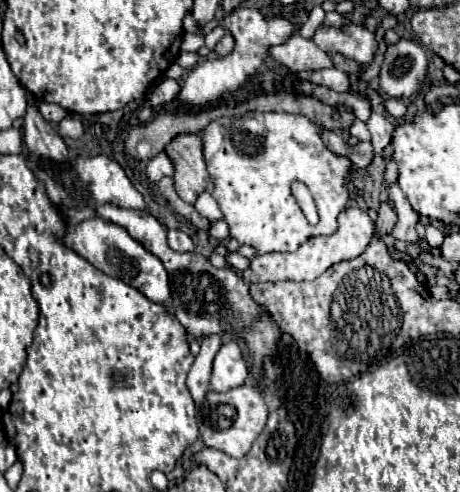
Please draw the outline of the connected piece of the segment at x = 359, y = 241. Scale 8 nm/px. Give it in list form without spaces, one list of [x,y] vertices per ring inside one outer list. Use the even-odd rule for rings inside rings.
[[[346,208],[338,216],[338,230],[332,236],[316,236],[308,238],[296,252],[270,252],[264,256],[256,256],[242,278],[248,282],[268,282],[268,280],[314,280],[322,272],[326,272],[332,264],[352,260],[360,256],[374,236],[374,220],[360,208]]]

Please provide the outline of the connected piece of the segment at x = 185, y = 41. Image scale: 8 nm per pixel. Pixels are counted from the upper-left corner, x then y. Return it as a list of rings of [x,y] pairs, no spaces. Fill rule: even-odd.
[[[185,33],[182,39],[180,50],[184,52],[198,51],[201,47],[203,47],[205,43],[204,41],[204,35]]]

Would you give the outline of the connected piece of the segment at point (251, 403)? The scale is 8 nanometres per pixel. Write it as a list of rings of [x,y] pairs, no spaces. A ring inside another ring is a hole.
[[[242,384],[224,394],[208,392],[204,402],[198,406],[196,418],[198,418],[200,436],[206,446],[222,450],[232,458],[242,458],[244,454],[248,454],[254,440],[260,436],[262,428],[266,426],[268,406],[258,388],[254,388],[252,384]]]

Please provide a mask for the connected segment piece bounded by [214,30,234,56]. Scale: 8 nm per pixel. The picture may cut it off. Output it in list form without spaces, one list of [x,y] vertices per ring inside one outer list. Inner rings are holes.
[[[226,30],[226,34],[222,36],[222,40],[216,44],[216,48],[214,48],[214,54],[216,56],[224,56],[224,54],[228,54],[230,50],[232,50],[232,34]]]

